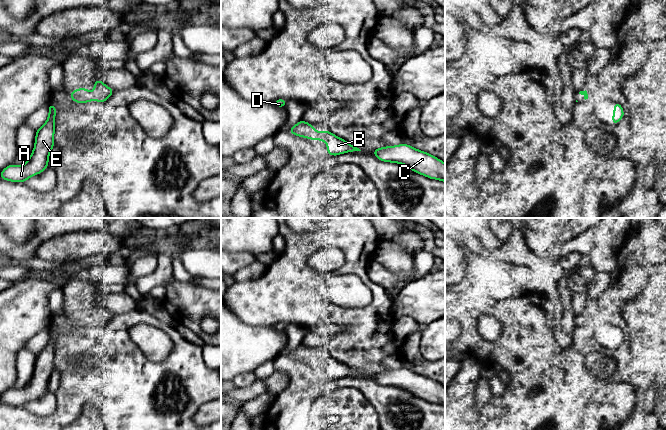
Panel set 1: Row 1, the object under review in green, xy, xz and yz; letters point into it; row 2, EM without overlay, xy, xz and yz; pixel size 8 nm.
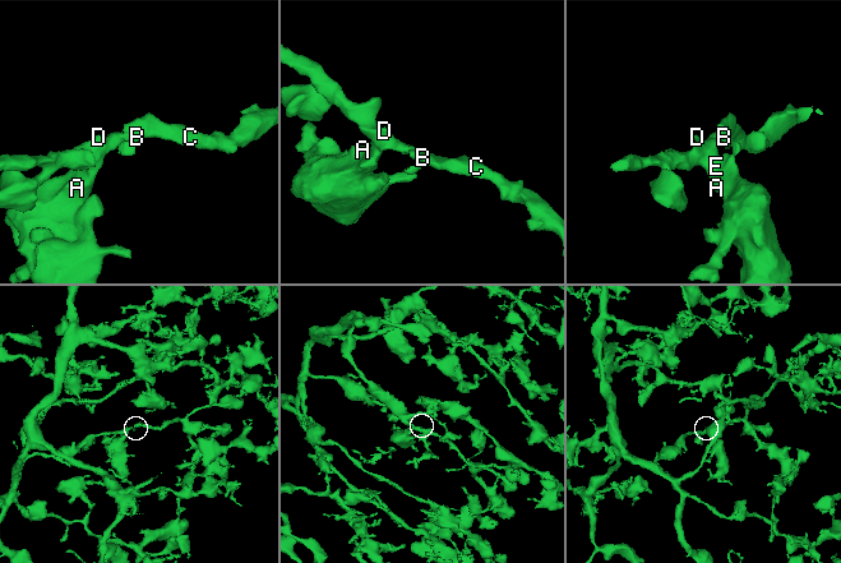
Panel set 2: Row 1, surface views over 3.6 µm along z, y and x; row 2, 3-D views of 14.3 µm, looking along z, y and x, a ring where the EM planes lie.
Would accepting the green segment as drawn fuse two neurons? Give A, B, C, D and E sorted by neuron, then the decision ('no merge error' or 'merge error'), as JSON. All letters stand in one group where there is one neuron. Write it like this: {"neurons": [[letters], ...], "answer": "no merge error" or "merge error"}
{"neurons": [["A", "B", "C", "D", "E"]], "answer": "no merge error"}

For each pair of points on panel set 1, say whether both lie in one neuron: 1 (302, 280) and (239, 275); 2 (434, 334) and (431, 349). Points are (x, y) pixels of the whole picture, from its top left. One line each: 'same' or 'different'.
1: different
2: same

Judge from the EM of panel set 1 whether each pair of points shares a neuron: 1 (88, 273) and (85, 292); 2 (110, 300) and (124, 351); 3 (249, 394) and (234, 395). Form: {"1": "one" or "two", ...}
{"1": "two", "2": "two", "3": "one"}

